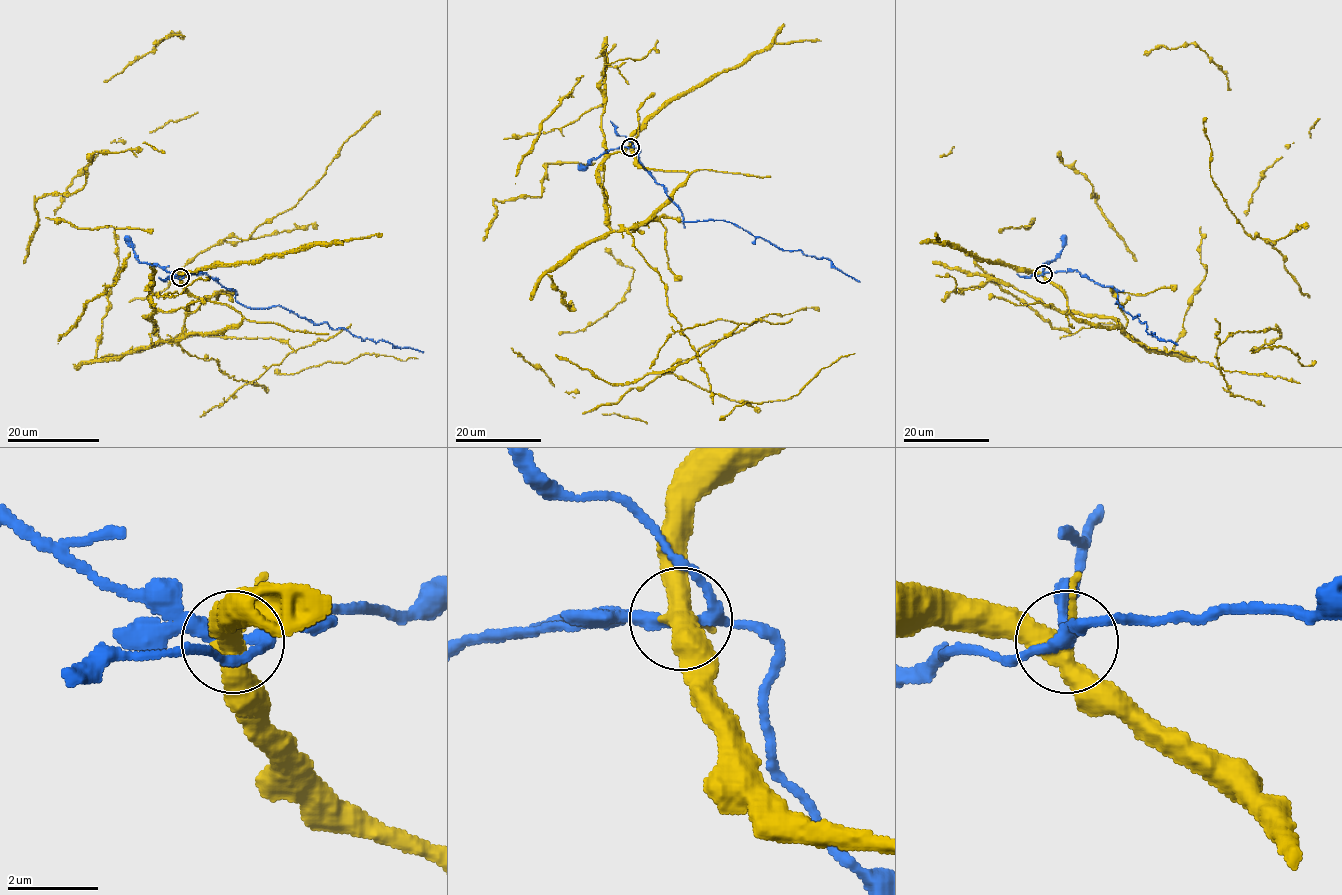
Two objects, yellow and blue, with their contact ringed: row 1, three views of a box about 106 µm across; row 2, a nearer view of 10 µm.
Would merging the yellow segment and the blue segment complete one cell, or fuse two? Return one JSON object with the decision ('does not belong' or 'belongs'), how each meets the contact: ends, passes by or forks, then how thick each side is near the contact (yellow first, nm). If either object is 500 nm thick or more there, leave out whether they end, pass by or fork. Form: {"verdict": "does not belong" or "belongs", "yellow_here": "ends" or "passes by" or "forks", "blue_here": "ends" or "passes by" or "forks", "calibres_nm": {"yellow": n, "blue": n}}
{"verdict": "does not belong", "yellow_here": "forks", "blue_here": "forks", "calibres_nm": {"yellow": 400, "blue": 240}}

